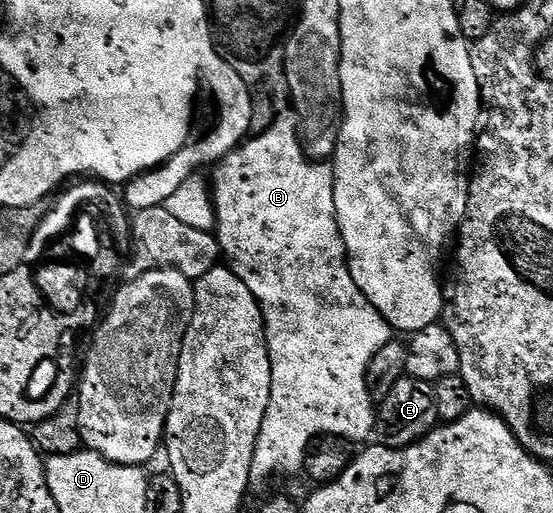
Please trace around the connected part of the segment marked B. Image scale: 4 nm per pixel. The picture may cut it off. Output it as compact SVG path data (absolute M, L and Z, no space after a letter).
M287 113L278 118L266 131L259 131L253 137L239 143L234 150L229 151L220 160L213 171L212 194L217 223L218 250L224 256L230 270L236 273L236 277L240 277L240 281L244 281L244 285L248 285L248 289L252 289L256 301L262 306L262 320L266 323L266 344L270 350L272 393L268 401L268 409L264 413L264 425L260 425L260 437L256 441L254 460L250 470L250 486L257 489L265 479L270 479L273 475L294 475L297 471L299 474L306 465L308 445L319 435L342 435L345 439L359 441L358 439L366 439L369 435L371 438L375 434L375 412L366 411L366 407L368 408L366 370L372 357L376 357L376 353L380 353L380 349L384 349L384 345L392 342L392 328L386 318L368 301L368 297L364 297L364 293L360 293L356 281L352 281L350 260L346 257L346 246L342 240L336 213L334 168L329 162L312 160L304 153L302 139L298 136L298 123L295 116Z

